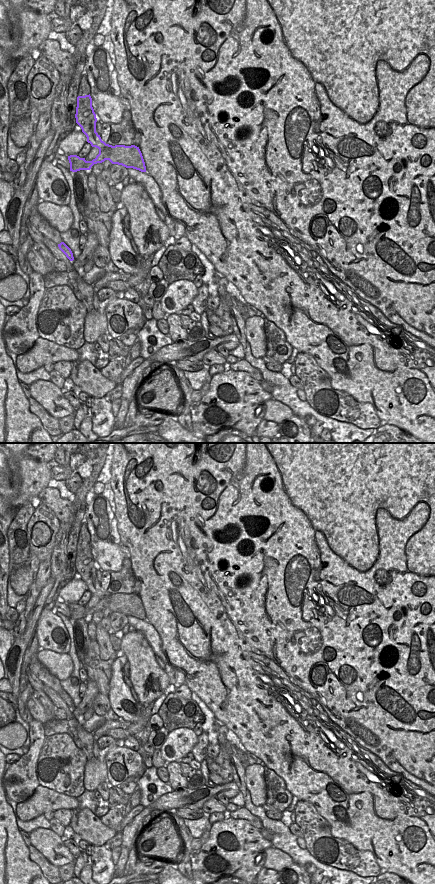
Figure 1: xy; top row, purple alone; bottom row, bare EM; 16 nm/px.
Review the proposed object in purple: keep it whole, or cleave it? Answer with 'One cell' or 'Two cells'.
Two cells

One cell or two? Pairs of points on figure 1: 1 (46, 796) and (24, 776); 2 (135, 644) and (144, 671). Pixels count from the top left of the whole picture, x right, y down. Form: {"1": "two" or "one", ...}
{"1": "two", "2": "one"}

